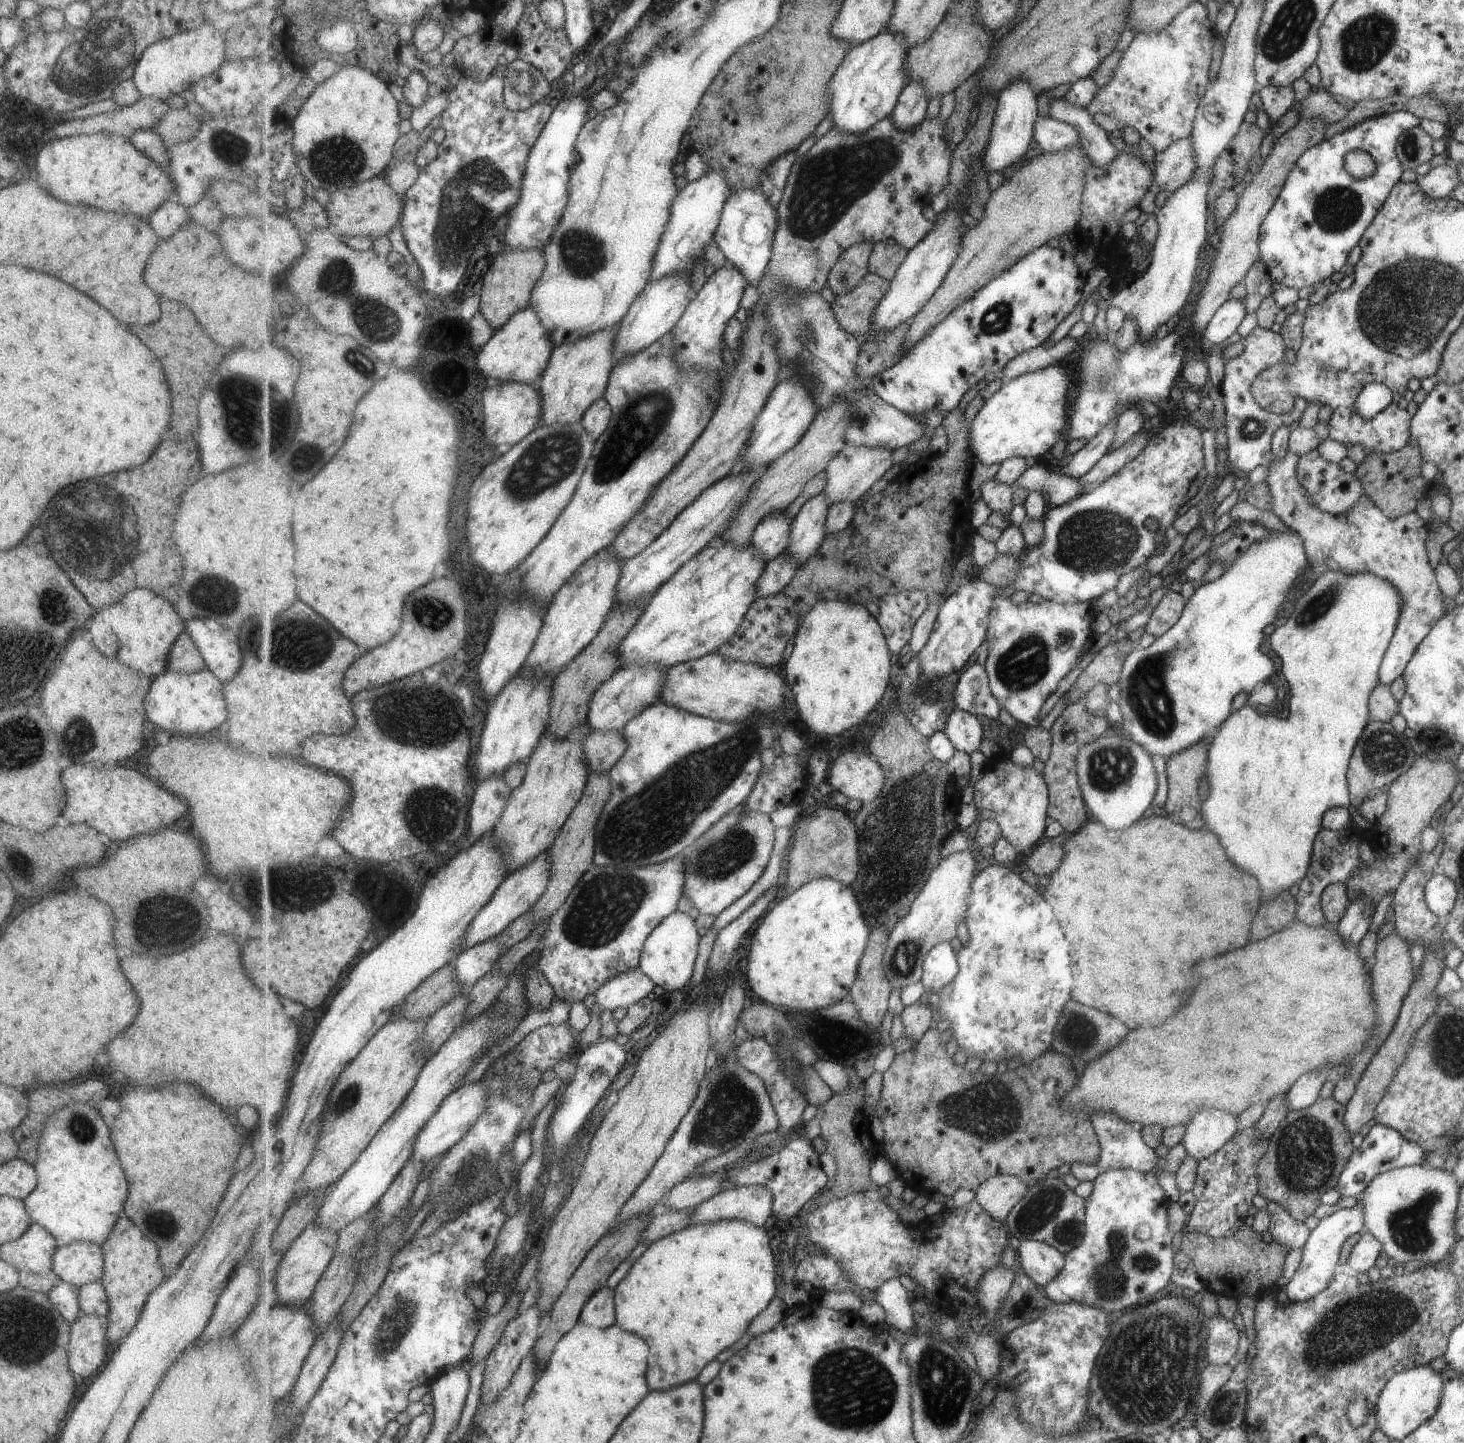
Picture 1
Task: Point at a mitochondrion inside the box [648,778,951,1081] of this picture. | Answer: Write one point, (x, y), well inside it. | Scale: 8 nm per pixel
(722, 856)

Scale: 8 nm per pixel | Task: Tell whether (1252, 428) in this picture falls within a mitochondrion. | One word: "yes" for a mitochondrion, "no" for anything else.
yes

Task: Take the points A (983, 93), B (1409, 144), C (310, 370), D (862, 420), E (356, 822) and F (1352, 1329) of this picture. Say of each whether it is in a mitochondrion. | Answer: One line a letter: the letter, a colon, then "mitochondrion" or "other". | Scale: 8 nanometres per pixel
A: other
B: mitochondrion
C: other
D: mitochondrion
E: other
F: mitochondrion

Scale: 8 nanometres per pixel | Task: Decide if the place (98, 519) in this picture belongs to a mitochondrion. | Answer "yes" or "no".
yes

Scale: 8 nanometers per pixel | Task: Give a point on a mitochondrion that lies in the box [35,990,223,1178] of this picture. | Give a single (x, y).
(83, 1130)

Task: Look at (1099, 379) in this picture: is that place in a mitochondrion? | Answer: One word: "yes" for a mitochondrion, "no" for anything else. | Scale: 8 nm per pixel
yes

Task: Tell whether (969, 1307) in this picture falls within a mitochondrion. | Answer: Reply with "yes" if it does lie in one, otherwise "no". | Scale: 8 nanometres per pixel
no

